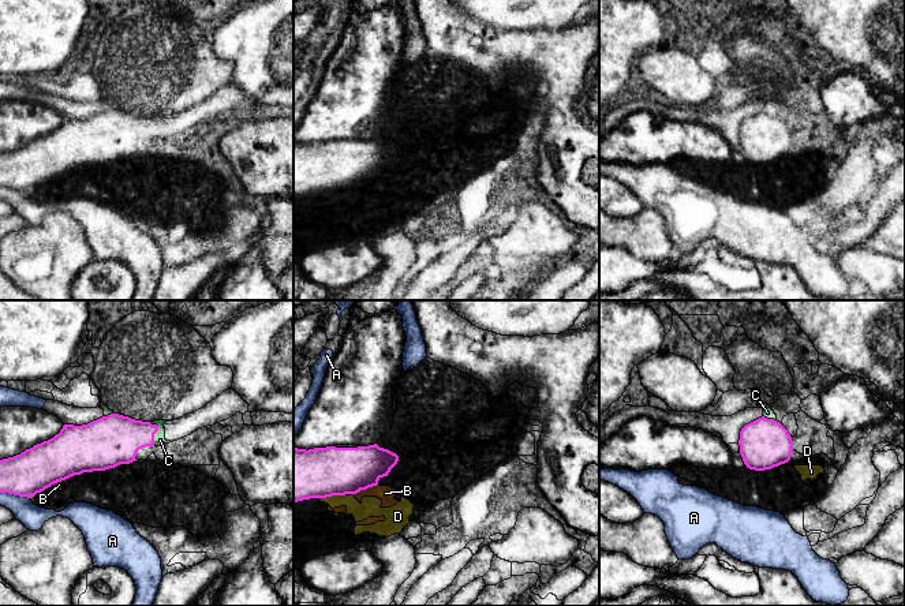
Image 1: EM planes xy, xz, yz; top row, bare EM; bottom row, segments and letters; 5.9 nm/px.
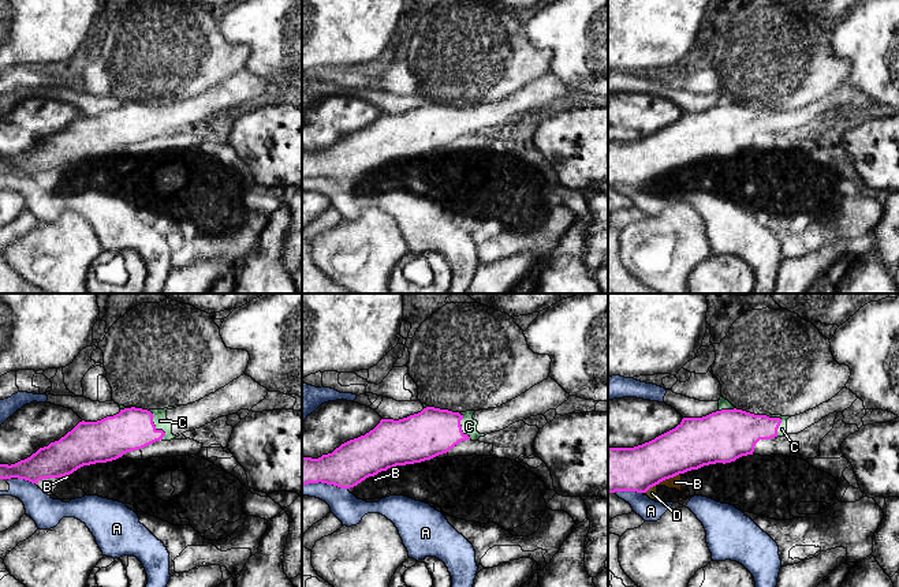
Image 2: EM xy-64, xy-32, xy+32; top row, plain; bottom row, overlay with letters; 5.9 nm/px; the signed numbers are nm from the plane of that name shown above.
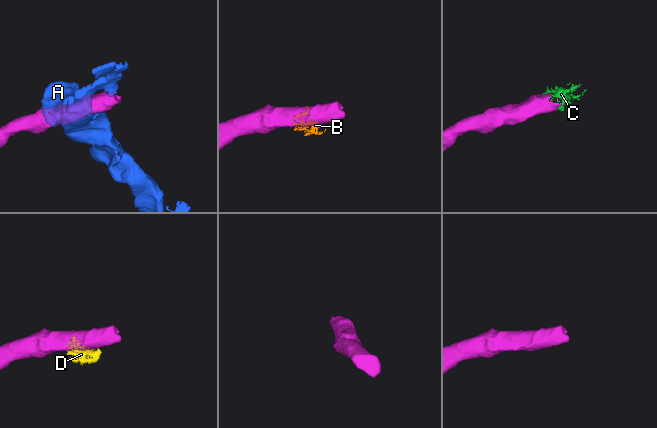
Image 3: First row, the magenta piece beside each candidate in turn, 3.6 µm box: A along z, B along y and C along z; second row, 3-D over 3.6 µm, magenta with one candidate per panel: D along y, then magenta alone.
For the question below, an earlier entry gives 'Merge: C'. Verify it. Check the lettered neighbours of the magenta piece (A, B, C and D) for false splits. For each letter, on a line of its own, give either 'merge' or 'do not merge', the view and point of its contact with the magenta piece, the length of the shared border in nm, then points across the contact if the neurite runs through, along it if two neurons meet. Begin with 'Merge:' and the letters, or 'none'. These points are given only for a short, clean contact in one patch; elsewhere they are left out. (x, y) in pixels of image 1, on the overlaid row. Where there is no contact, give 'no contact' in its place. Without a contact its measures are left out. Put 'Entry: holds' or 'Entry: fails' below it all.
Merge: C
A: do not merge; meets magenta in xy at (15, 494); contact 180 nm long
B: do not merge; meets magenta in xz at (365, 489); contact 140 nm long; border along xz (376, 485), (361, 489), (355, 494)
C: merge; meets magenta in xy at (157, 430); contact 140 nm long; runs through xy (116, 440), (157, 430), (160, 440)
D: do not merge; meets magenta in xz at (332, 494); contact 150 nm long; border along xz (344, 494), (320, 498)
Entry: holds

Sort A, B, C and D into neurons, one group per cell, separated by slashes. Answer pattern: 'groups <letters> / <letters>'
groups A / B D / C

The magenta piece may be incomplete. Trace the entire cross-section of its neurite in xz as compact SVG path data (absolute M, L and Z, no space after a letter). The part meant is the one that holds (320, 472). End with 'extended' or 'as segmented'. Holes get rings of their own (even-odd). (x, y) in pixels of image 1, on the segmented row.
M377 444L358 448L293 448L293 502L356 494L377 486L399 456Z; as segmented

